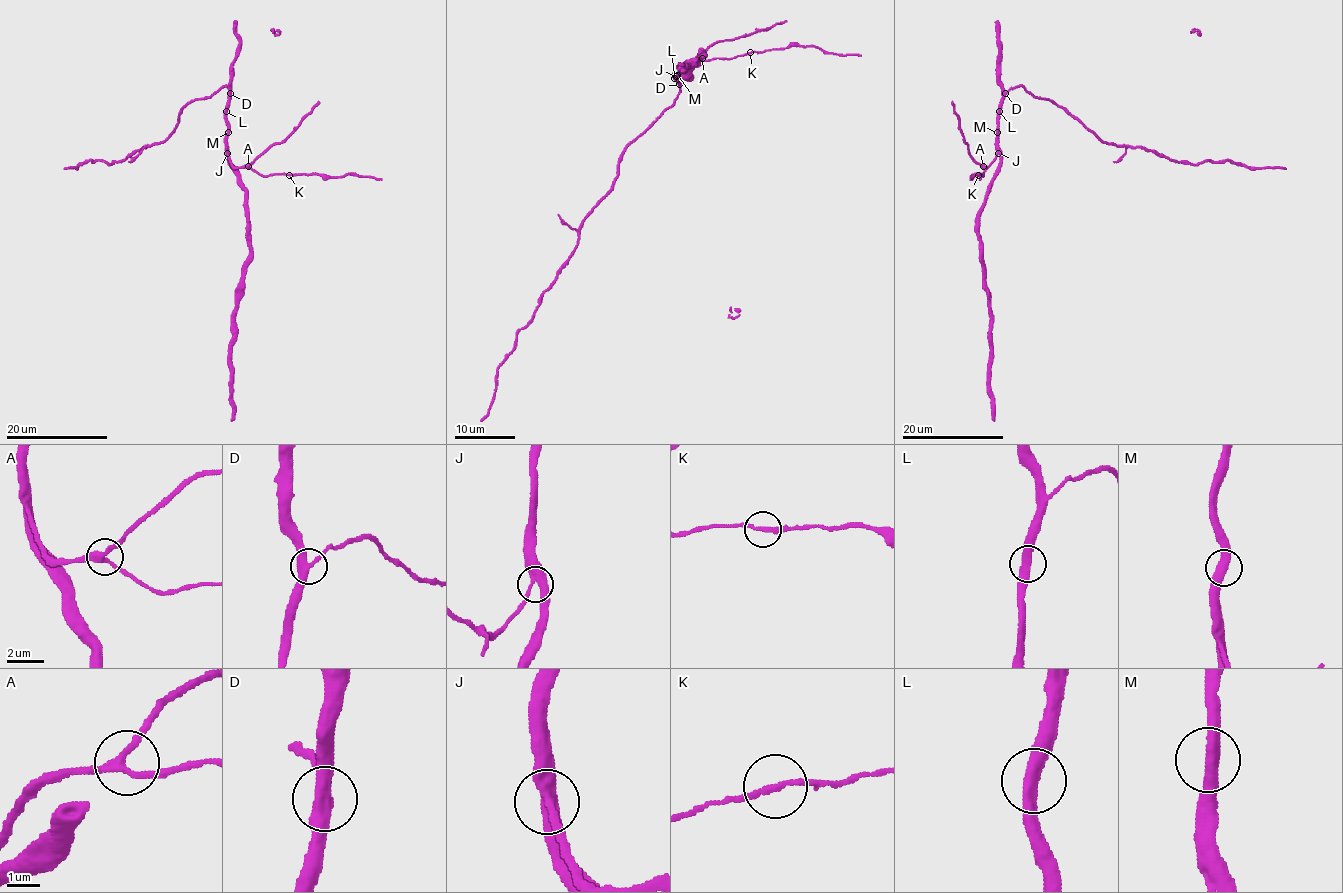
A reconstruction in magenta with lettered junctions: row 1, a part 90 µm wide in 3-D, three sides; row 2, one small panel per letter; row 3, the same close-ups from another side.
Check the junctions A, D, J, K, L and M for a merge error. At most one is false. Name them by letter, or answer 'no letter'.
no letter

